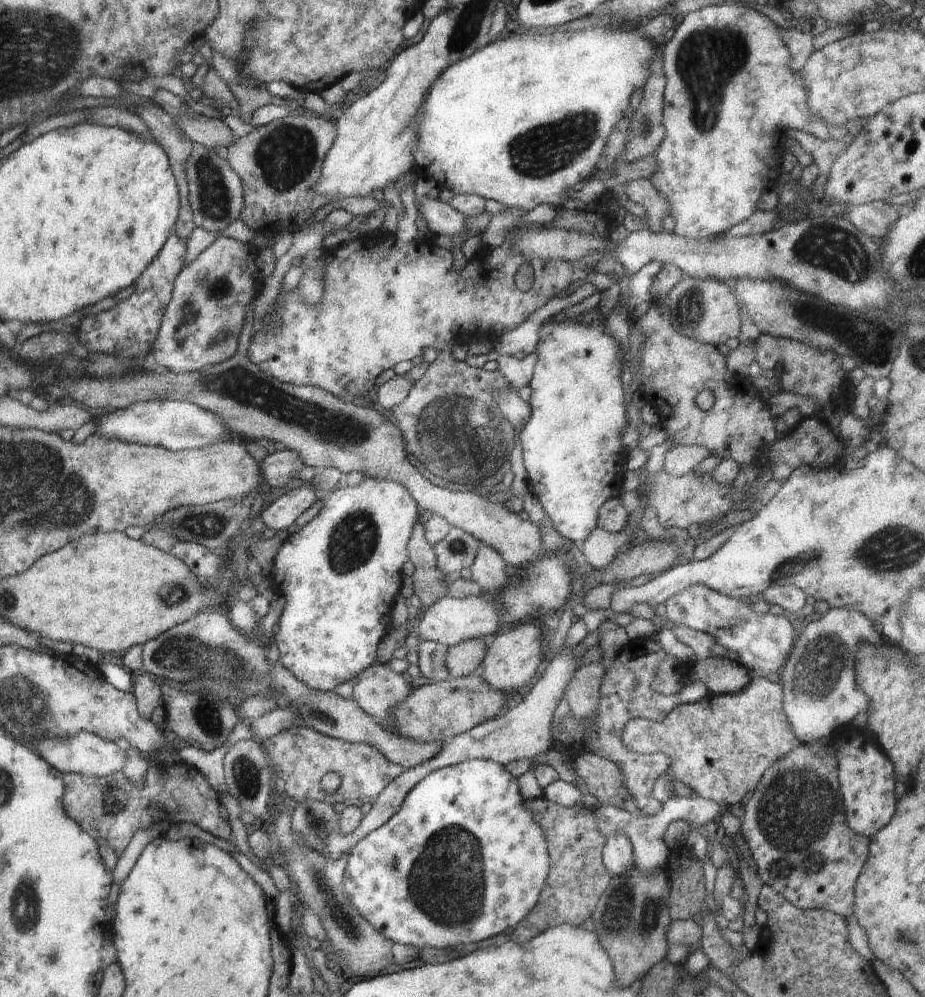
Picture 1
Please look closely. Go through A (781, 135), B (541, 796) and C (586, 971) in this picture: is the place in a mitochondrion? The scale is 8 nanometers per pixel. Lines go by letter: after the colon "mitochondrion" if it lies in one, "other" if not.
A: other
B: other
C: other

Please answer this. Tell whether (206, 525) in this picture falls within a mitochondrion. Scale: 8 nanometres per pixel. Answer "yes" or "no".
yes

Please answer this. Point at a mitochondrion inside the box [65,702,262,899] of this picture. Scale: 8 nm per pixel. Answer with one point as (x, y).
(113, 797)

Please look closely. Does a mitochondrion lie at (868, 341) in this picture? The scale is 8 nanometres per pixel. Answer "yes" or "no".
yes

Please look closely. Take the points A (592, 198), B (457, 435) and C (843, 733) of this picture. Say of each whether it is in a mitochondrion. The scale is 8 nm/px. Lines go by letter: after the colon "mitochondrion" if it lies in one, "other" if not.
A: other
B: mitochondrion
C: other

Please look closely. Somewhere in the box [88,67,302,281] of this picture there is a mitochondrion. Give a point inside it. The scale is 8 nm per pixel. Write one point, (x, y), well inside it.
(216, 200)

